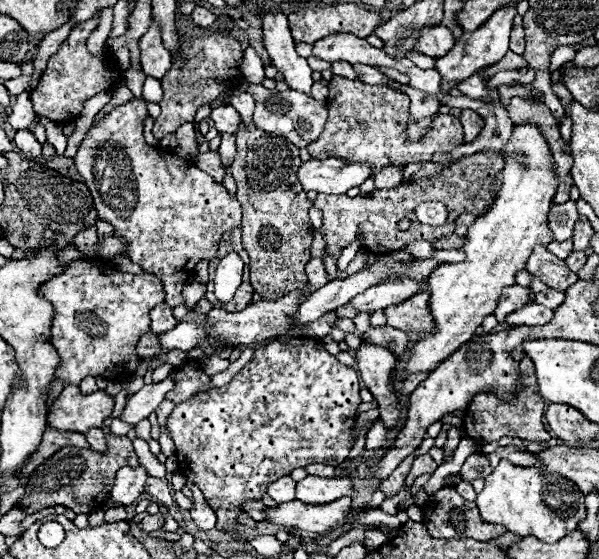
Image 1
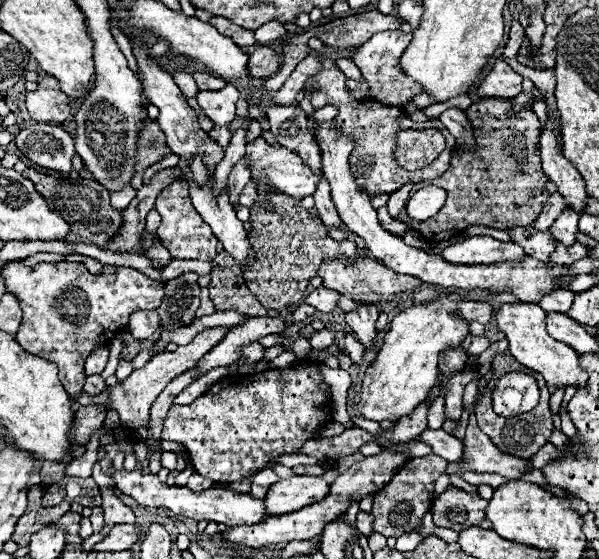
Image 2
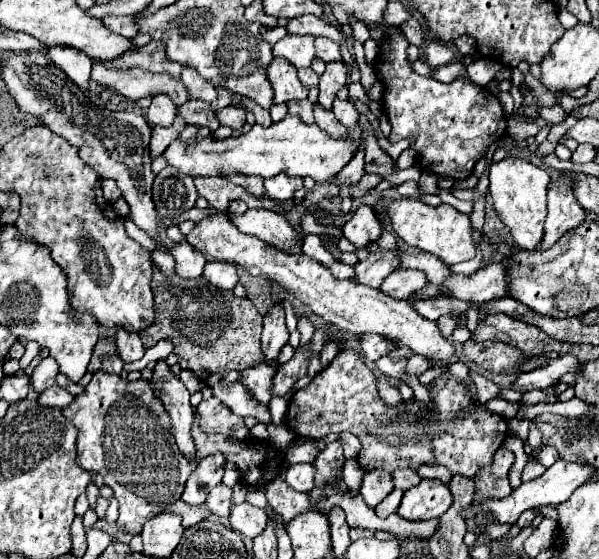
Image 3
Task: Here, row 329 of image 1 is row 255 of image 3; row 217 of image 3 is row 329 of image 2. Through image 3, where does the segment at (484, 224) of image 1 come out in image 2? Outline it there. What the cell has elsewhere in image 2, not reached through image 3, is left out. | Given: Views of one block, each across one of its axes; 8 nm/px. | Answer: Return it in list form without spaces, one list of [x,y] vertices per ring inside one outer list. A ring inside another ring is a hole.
[[[448,294],[428,304],[414,304],[392,320],[382,348],[378,350],[374,362],[366,368],[362,380],[360,414],[364,418],[376,422],[398,422],[400,418],[410,416],[414,408],[426,400],[438,378],[438,354],[444,348],[460,346],[468,334],[468,324],[452,316],[452,308],[456,308],[460,300],[464,298],[458,294]]]

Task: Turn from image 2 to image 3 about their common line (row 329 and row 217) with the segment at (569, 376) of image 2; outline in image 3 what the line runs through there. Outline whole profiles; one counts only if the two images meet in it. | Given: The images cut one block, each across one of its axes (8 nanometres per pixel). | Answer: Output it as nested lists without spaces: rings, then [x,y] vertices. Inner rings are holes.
[[[508,156],[500,162],[492,162],[488,168],[488,176],[490,176],[490,196],[498,218],[510,228],[516,244],[522,250],[536,250],[544,234],[546,192],[550,186],[550,176],[542,168],[514,156]]]

